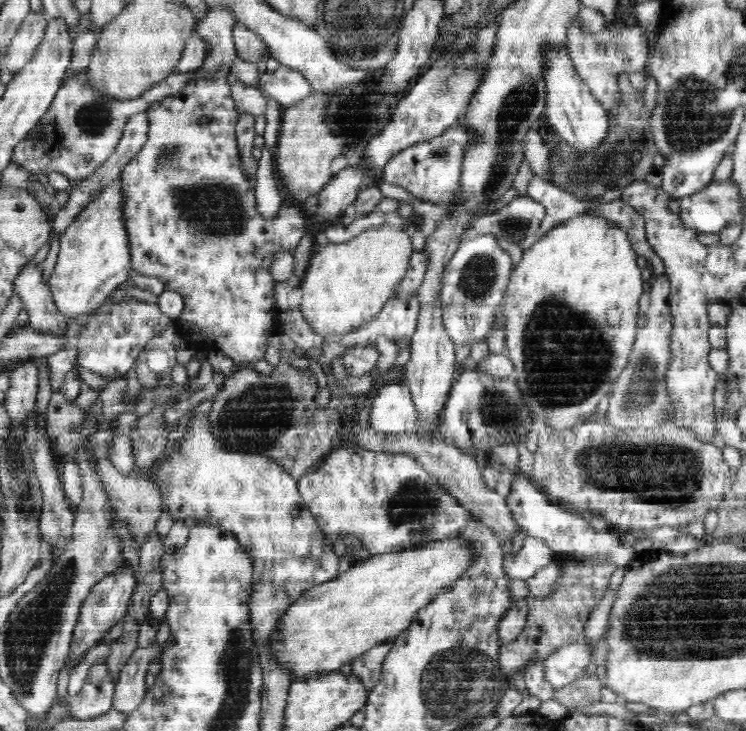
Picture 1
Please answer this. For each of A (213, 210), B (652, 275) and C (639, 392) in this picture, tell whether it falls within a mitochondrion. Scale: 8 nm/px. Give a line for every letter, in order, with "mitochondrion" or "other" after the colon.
A: mitochondrion
B: other
C: mitochondrion

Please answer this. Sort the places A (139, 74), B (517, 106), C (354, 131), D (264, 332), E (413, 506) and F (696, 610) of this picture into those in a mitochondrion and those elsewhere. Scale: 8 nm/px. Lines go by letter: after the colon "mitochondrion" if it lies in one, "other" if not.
A: other
B: mitochondrion
C: other
D: other
E: mitochondrion
F: mitochondrion

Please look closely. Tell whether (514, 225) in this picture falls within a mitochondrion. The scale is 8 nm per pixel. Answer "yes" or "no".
yes

